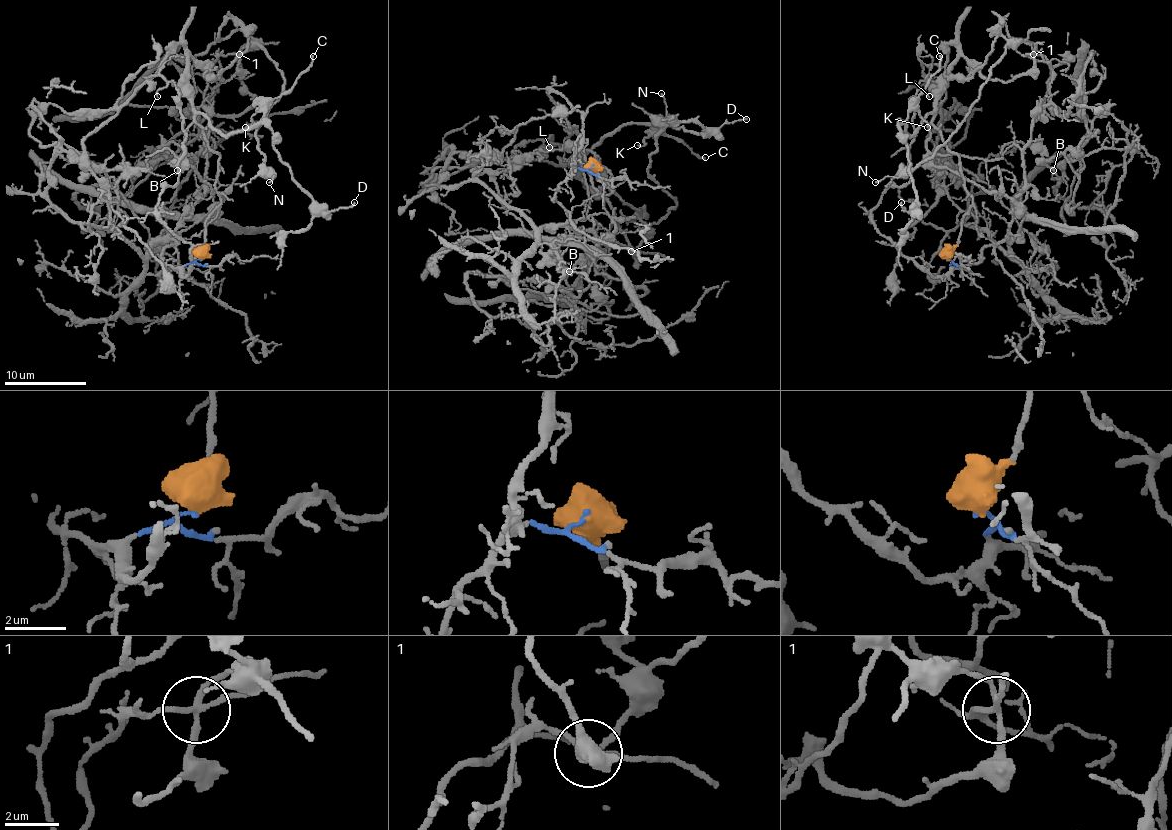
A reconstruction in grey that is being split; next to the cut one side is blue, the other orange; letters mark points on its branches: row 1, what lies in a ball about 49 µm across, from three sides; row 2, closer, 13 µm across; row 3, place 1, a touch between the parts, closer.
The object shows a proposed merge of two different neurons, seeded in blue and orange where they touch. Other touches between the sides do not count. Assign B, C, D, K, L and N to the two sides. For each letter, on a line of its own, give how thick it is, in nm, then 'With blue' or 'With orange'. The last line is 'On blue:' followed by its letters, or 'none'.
B: Thickness 140 nm. With blue
C: Thickness 170 nm. With orange
D: Thickness 150 nm. With orange
K: Thickness 120 nm. With orange
L: Thickness 140 nm. With blue
N: Thickness 140 nm. With orange
On blue: B, L

